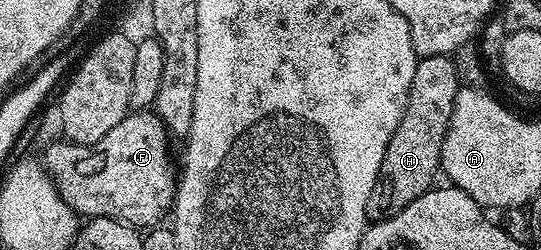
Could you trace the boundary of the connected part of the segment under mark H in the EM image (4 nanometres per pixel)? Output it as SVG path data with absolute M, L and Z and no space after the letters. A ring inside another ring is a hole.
M423 56L418 59L403 118L395 134L391 134L391 142L387 142L380 177L367 202L365 215L370 221L399 214L411 206L415 198L429 191L434 183L433 175L438 175L441 166L441 151L447 138L458 87L457 71L449 56Z

